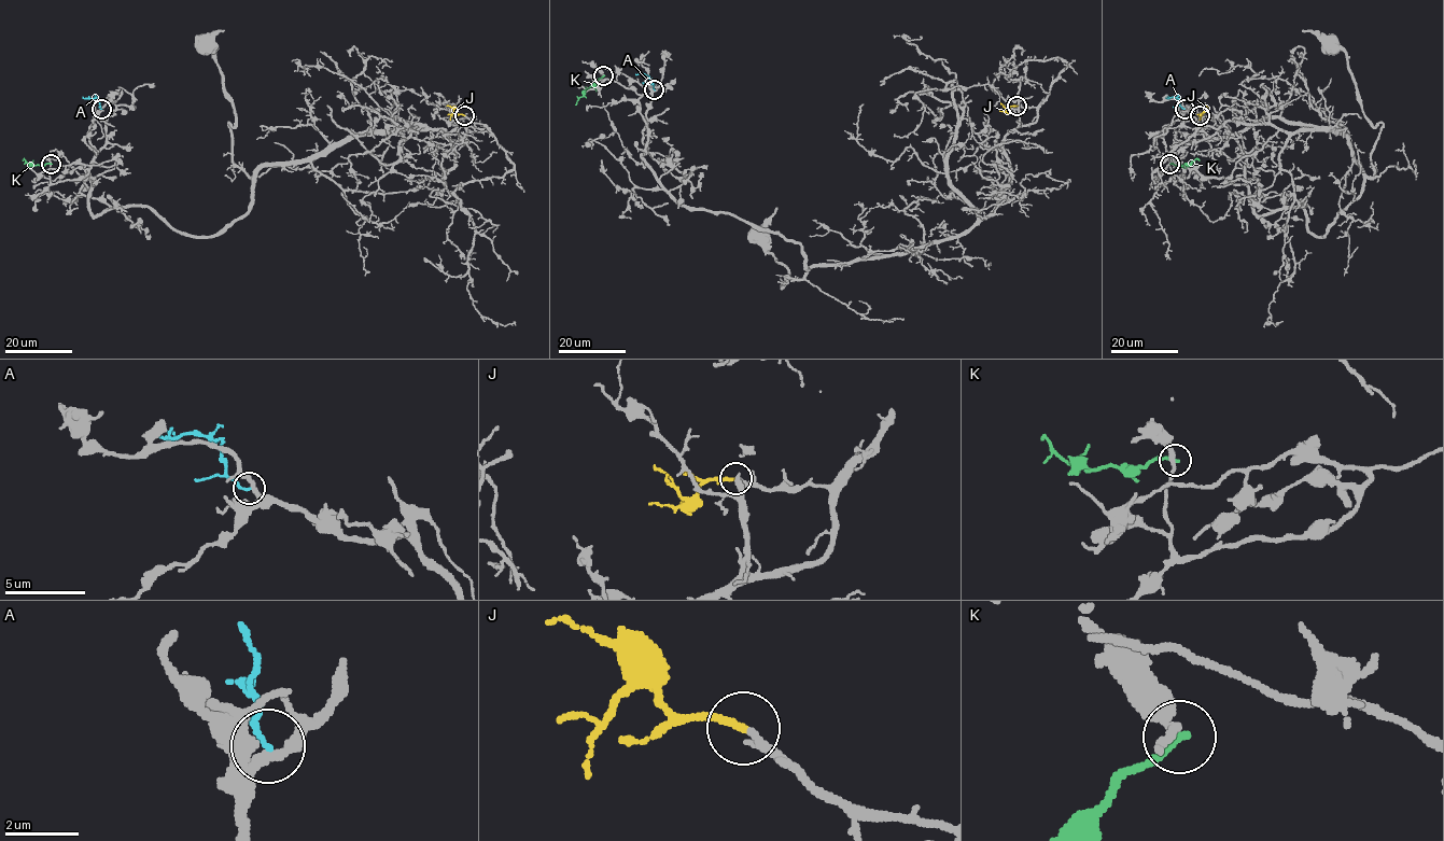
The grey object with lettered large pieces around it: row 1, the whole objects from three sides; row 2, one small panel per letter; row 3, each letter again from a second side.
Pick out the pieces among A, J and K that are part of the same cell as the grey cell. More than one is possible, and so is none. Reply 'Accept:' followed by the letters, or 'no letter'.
Accept: J

